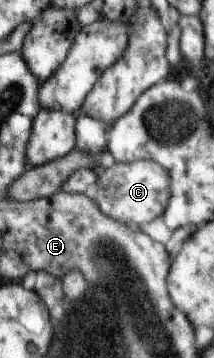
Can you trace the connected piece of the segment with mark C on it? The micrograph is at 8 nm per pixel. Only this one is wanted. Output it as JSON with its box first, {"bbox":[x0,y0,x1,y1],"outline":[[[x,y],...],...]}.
{"bbox":[96,159,171,228],"outline":[[[142,159],[129,163],[114,163],[112,167],[99,171],[98,182],[100,189],[97,193],[96,204],[104,214],[113,219],[138,228],[142,224],[158,218],[170,200],[171,172],[155,160]]]}

